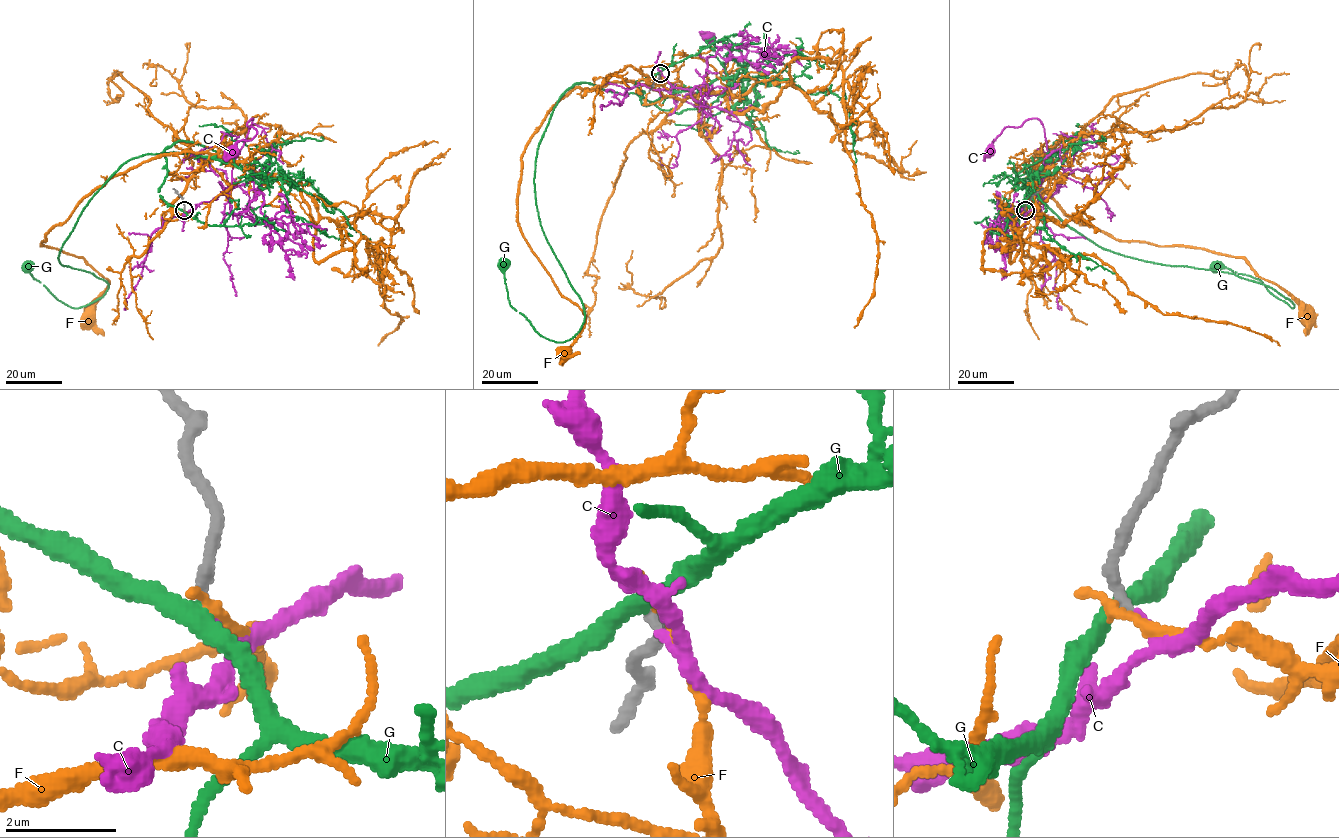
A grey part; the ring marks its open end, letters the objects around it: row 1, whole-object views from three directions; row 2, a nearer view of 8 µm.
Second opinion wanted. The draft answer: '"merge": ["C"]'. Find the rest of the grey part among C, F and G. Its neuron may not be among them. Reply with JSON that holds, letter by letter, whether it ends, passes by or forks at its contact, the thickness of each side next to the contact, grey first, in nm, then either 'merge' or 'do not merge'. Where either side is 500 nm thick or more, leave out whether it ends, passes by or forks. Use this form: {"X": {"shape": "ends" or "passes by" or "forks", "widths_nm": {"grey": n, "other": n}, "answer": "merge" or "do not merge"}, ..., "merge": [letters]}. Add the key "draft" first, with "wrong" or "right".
{"draft": "right", "C": {"shape": "passes by", "widths_nm": {"grey": 200, "other": 140}, "answer": "merge"}, "F": {"shape": "ends", "widths_nm": {"grey": 240, "other": 200}, "answer": "do not merge"}, "G": {"shape": "passes by", "widths_nm": {"grey": 240, "other": 320}, "answer": "do not merge"}, "merge": ["C"]}

